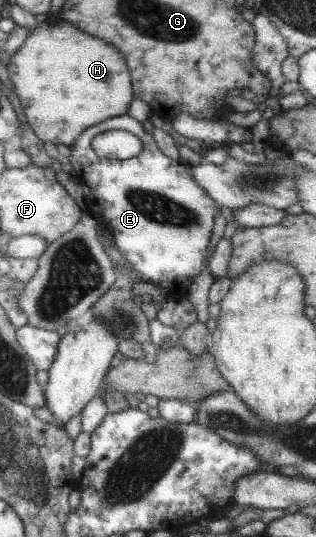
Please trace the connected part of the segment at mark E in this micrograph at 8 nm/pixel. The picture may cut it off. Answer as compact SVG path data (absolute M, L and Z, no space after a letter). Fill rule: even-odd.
M128 113L112 117L82 130L82 134L70 146L70 156L66 161L67 170L74 183L82 185L88 211L110 230L116 247L122 256L147 282L160 286L168 300L184 299L194 279L209 266L208 250L219 205L206 194L194 180L190 164L181 158L166 156L156 145L154 137L142 127L142 121ZM106 130L126 130L143 142L142 152L129 159L107 159L100 157L92 148L94 136Z

